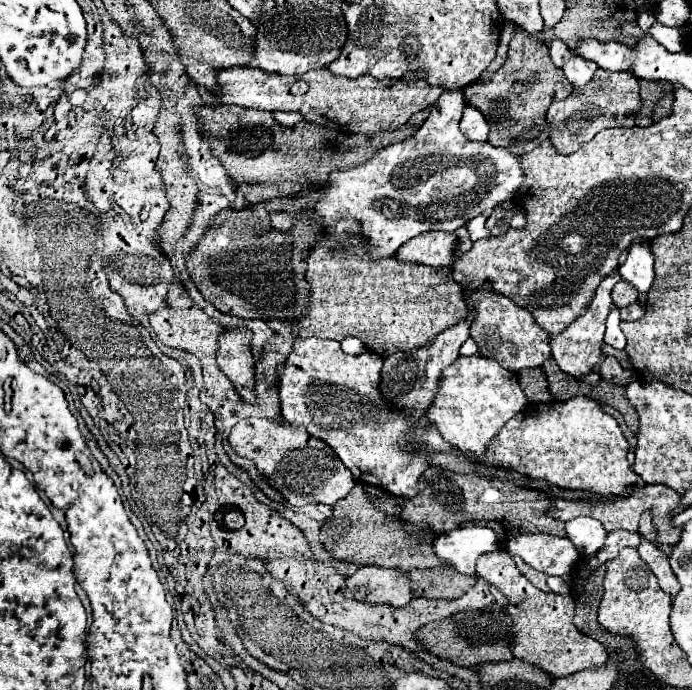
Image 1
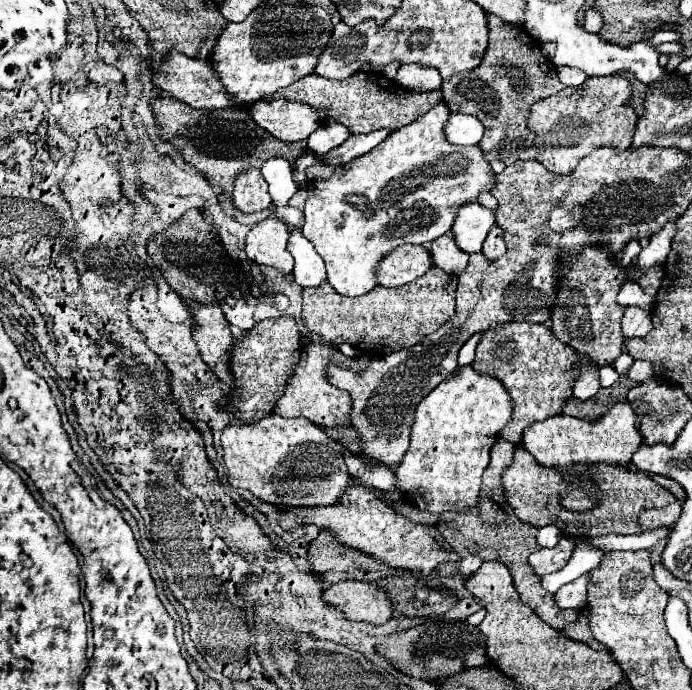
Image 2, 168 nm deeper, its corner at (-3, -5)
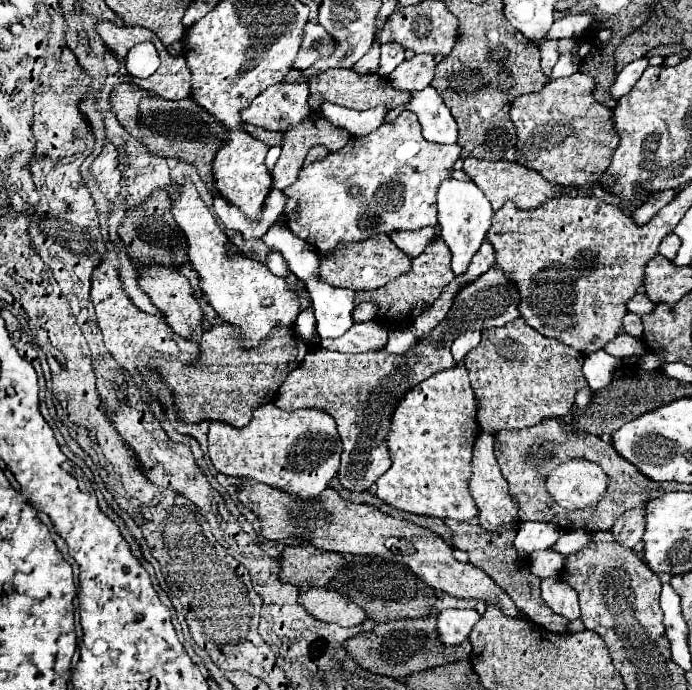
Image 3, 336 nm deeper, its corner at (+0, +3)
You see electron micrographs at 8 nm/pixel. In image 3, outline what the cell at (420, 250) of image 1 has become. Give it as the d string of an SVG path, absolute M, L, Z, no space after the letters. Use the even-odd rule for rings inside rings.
M373 235L365 239L365 243L349 243L349 247L337 247L337 251L329 251L329 255L319 253L319 259L321 259L319 267L321 281L351 291L379 289L391 279L397 279L399 275L407 273L411 267L411 259L403 251L399 251L387 235Z

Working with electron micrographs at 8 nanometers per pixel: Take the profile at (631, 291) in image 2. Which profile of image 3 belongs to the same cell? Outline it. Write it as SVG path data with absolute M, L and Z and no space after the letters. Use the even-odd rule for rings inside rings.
M637 293L637 295L633 295L633 299L629 299L629 303L627 303L627 311L637 313L639 317L651 313L653 309L655 309L655 305L645 297L645 293Z

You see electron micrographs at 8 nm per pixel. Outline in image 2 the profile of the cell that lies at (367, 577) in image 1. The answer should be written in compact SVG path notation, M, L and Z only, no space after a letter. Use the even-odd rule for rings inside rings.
M344 581L328 587L324 599L344 611L352 621L368 621L382 625L392 617L392 601L384 595L378 583L366 581Z

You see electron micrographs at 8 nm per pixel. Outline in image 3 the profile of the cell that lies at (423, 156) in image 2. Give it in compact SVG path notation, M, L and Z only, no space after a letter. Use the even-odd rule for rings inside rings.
M403 111L393 121L383 123L379 129L371 131L369 135L351 137L343 149L327 153L327 157L323 157L321 161L305 165L303 171L299 171L297 181L283 191L287 201L279 219L299 239L305 239L309 245L315 245L319 251L331 251L337 247L337 243L365 241L377 233L413 231L427 225L435 227L437 187L443 179L449 179L449 171L453 169L459 153L461 147L457 143L437 145L425 141L421 137L421 127L417 117L409 111Z

